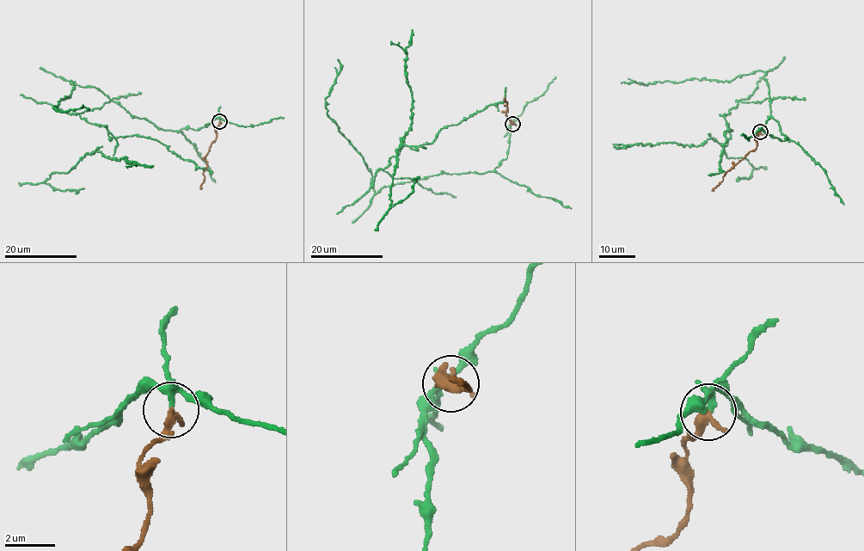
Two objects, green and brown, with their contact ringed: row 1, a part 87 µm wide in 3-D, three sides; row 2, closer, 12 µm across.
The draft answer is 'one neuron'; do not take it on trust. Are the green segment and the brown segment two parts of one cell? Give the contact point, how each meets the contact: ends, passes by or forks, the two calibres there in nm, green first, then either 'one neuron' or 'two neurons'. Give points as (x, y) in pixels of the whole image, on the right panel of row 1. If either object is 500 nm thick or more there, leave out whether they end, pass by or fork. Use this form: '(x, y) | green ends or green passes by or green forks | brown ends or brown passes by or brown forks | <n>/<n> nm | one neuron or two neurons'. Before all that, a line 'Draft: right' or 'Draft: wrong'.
Draft: wrong
(760, 131) | green forks | brown ends | 190/320 nm | two neurons

